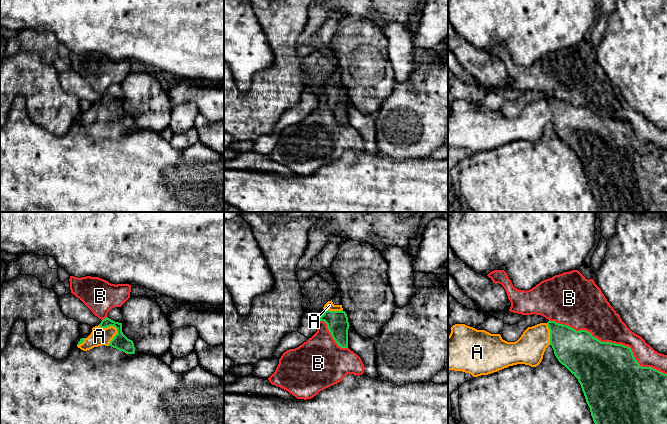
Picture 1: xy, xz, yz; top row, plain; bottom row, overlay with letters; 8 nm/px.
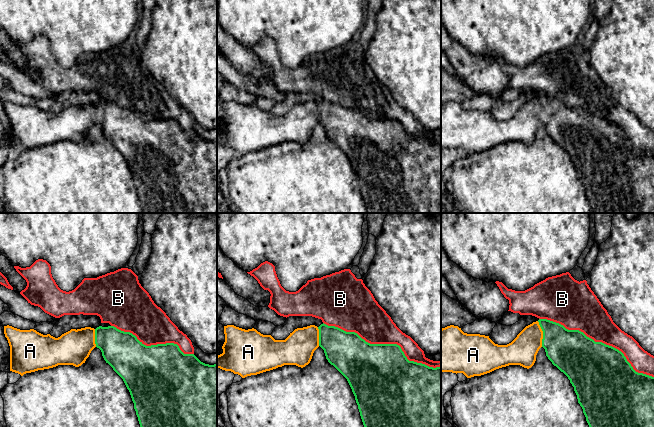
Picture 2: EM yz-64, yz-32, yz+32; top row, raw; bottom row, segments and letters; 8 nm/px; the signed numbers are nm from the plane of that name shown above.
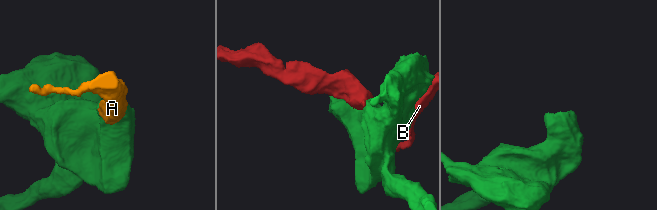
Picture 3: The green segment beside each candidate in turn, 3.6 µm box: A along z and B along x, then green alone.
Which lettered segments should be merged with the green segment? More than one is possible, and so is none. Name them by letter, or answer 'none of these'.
A

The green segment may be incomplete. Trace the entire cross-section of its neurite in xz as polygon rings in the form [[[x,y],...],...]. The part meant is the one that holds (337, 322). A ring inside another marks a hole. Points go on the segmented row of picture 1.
[[[332,300],[328,301],[323,309],[324,314],[318,321],[324,321],[335,342],[341,348],[348,348],[349,322],[342,305],[334,305]]]

